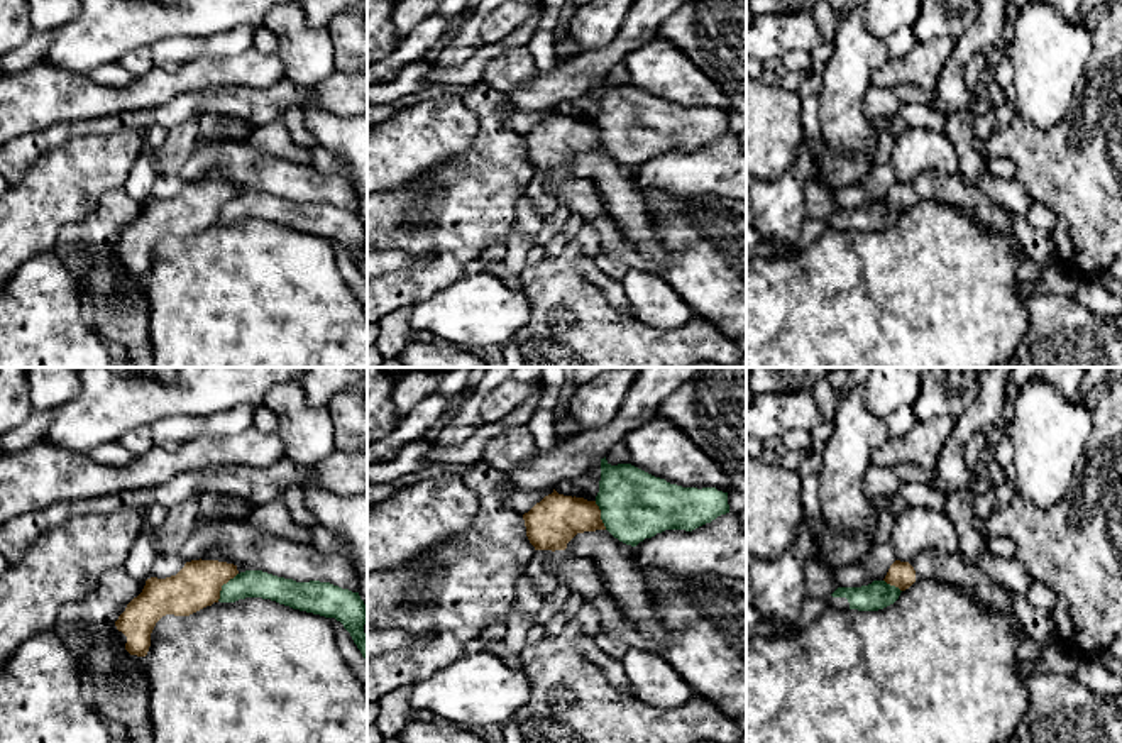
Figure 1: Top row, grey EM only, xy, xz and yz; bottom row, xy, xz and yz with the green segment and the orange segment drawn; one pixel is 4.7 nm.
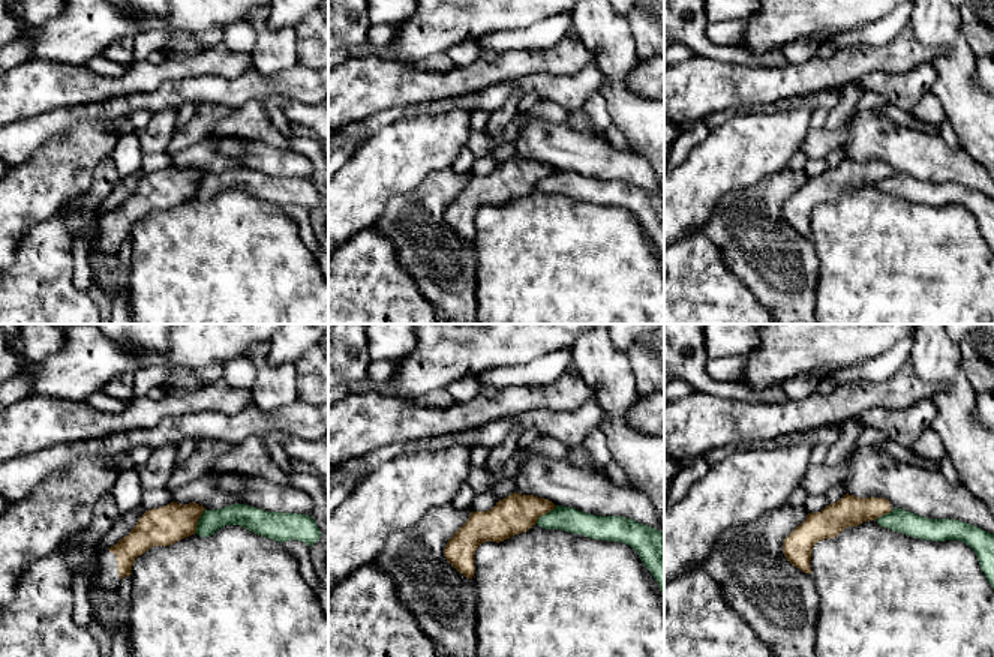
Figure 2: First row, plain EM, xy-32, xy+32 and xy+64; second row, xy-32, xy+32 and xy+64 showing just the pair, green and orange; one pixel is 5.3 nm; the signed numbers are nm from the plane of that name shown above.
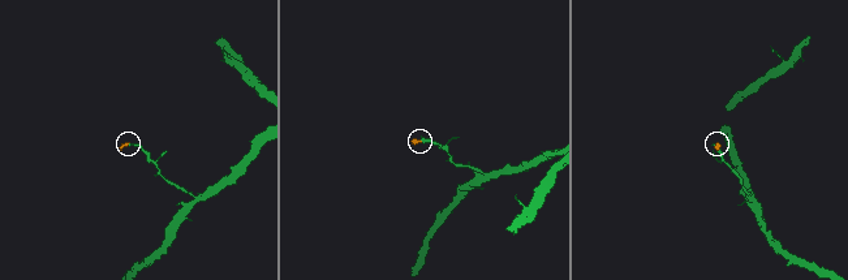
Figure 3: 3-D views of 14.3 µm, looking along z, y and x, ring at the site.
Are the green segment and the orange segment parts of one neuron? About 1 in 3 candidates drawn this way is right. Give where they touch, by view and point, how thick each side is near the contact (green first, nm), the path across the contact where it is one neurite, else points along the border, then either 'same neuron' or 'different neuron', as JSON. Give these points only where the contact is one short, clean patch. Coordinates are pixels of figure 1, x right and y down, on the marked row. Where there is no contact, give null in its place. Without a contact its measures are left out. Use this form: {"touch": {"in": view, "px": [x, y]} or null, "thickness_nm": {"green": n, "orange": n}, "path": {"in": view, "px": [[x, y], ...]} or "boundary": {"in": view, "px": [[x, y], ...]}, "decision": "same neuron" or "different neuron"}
{"touch": {"in": "xy", "px": [222, 586]}, "thickness_nm": {"green": 130, "orange": 220}, "boundary": {"in": "xy", "px": [[237, 572], [222, 586], [217, 599]]}, "decision": "different neuron"}

